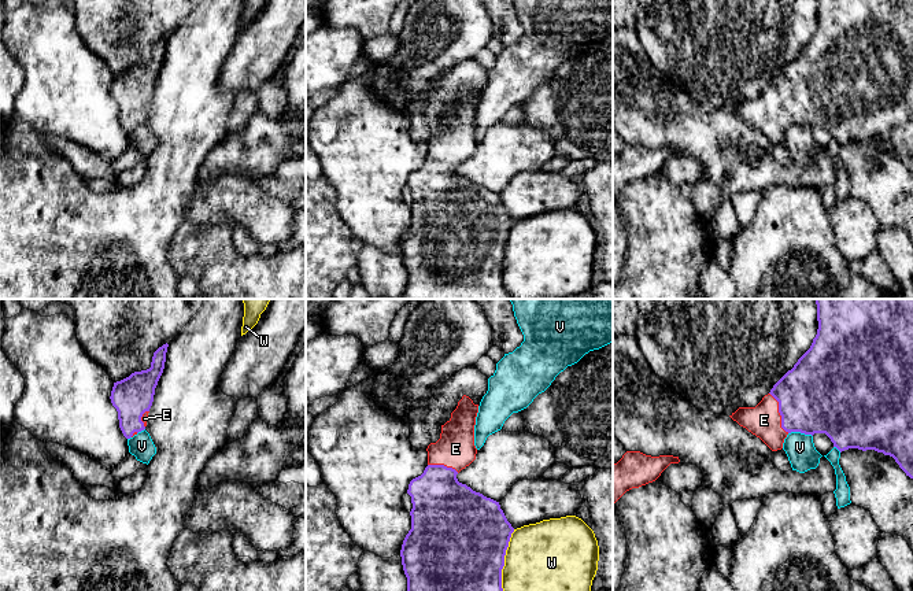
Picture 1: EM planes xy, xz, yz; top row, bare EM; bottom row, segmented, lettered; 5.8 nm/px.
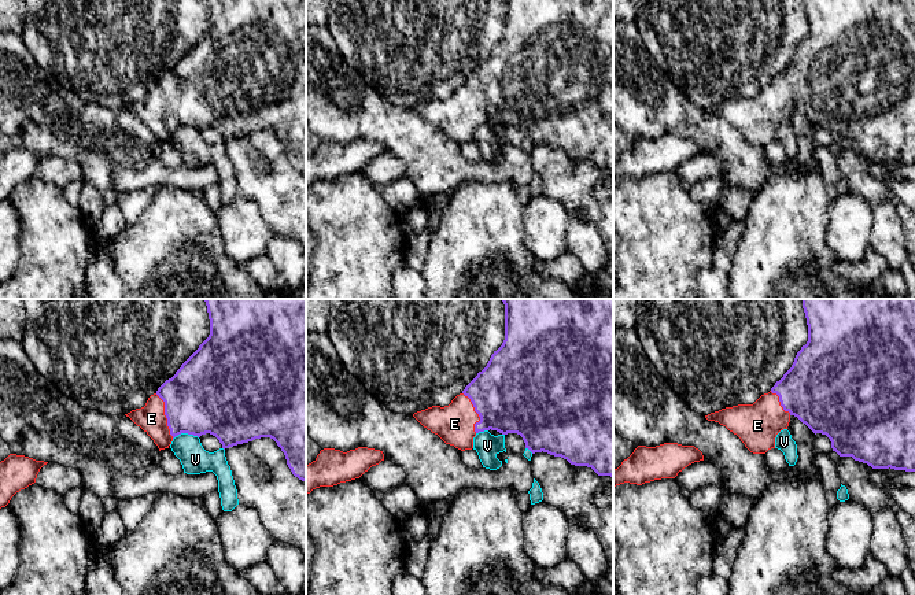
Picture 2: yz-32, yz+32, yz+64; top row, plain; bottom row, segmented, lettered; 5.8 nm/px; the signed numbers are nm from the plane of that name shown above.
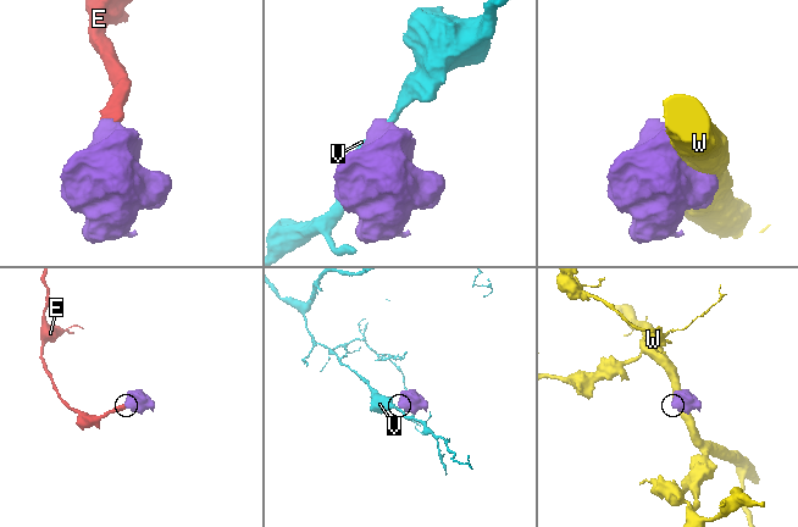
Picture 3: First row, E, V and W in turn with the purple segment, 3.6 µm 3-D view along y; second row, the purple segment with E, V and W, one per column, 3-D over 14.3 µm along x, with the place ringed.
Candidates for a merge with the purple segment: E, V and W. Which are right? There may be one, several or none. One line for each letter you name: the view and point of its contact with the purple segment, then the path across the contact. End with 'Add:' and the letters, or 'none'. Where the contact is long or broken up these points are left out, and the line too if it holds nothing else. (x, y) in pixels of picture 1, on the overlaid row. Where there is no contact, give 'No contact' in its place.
E: Touches purple at yz (779, 412). Path across: yz (817, 395), (779, 412), (771, 420), (764, 420)
Add: E

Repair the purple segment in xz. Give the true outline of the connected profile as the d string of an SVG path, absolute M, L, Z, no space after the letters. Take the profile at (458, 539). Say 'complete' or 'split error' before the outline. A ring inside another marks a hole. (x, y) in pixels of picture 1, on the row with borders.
split error | M463 395L451 418L441 425L440 439L428 446L428 466L424 473L409 484L411 529L400 550L407 591L503 591L502 569L514 528L499 502L456 479L476 459L477 413L478 405Z

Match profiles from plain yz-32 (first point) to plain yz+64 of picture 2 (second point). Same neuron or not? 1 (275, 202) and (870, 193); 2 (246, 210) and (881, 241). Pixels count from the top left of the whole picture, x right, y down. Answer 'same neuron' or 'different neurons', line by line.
1: same neuron
2: different neurons

